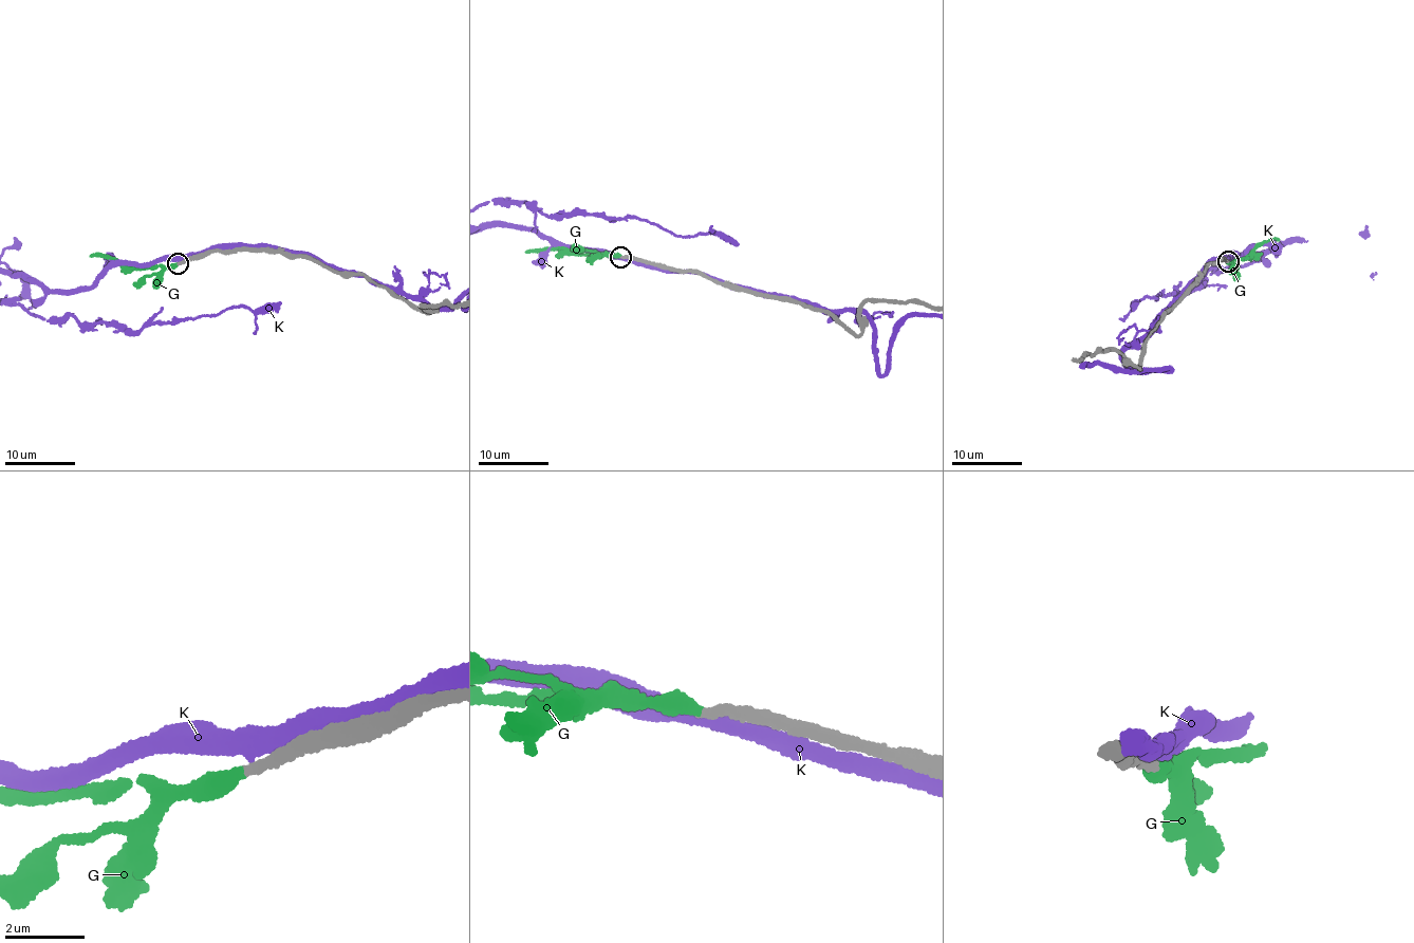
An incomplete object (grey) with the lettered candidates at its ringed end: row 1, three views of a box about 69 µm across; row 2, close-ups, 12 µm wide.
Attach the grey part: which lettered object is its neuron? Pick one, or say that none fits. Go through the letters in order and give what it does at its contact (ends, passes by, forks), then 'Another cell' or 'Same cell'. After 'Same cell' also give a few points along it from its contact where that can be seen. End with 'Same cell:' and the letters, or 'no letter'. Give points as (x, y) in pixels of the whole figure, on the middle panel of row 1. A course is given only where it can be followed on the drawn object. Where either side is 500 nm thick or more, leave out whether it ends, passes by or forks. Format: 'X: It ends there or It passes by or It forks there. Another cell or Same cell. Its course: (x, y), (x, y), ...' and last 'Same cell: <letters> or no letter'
G: It ends there. Same cell. Its course: (621, 258), (540, 248), (525, 252)
K: It passes by. Another cell
Same cell: G

